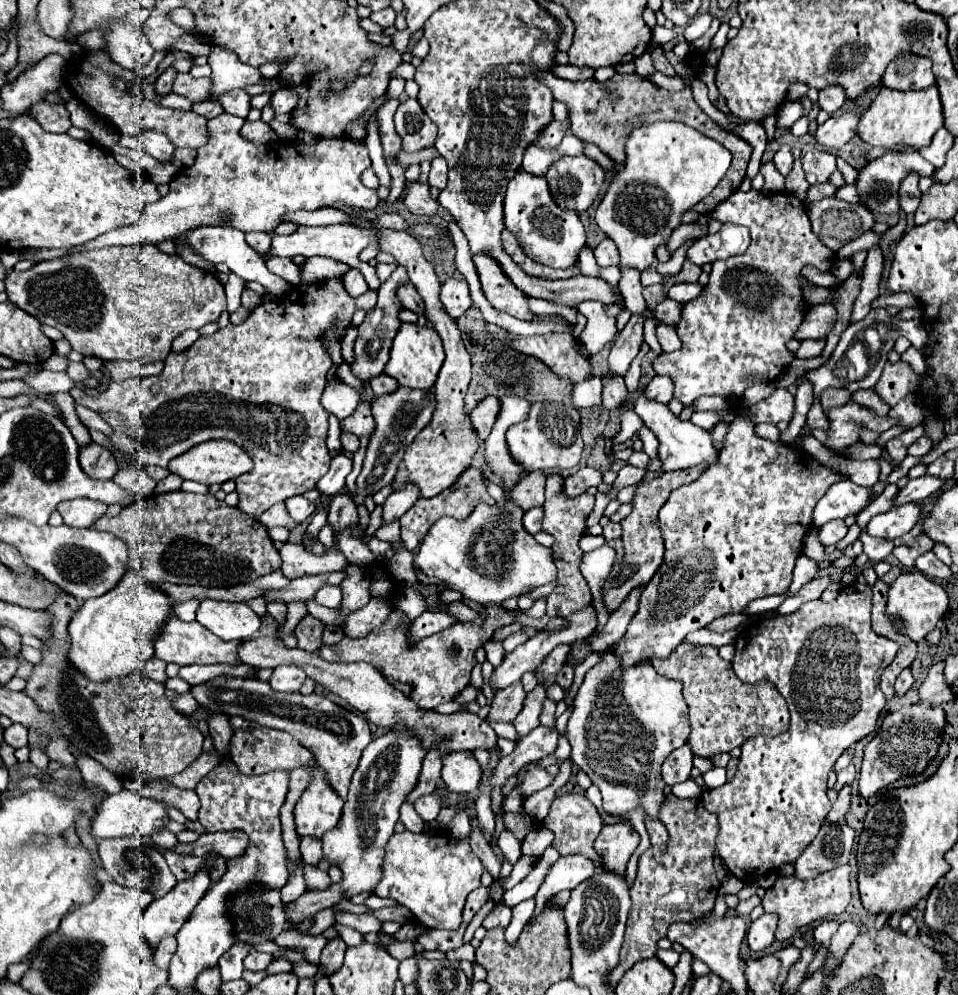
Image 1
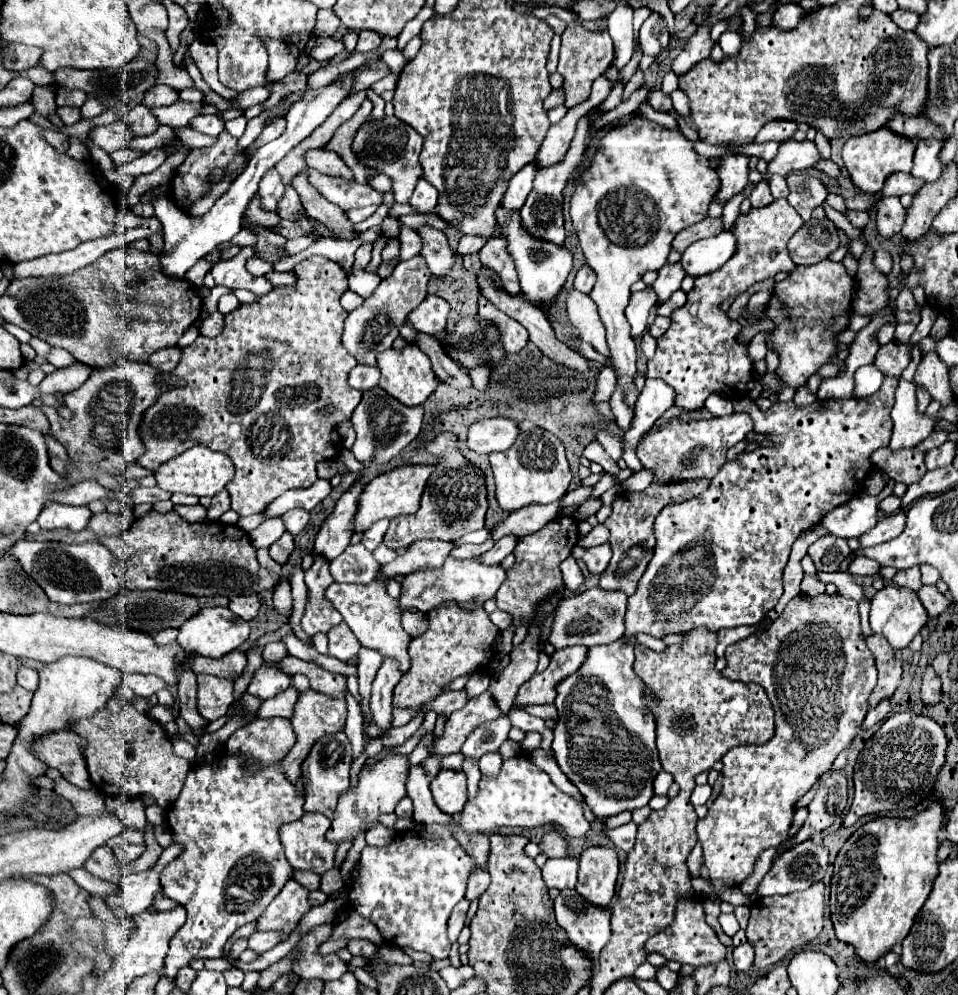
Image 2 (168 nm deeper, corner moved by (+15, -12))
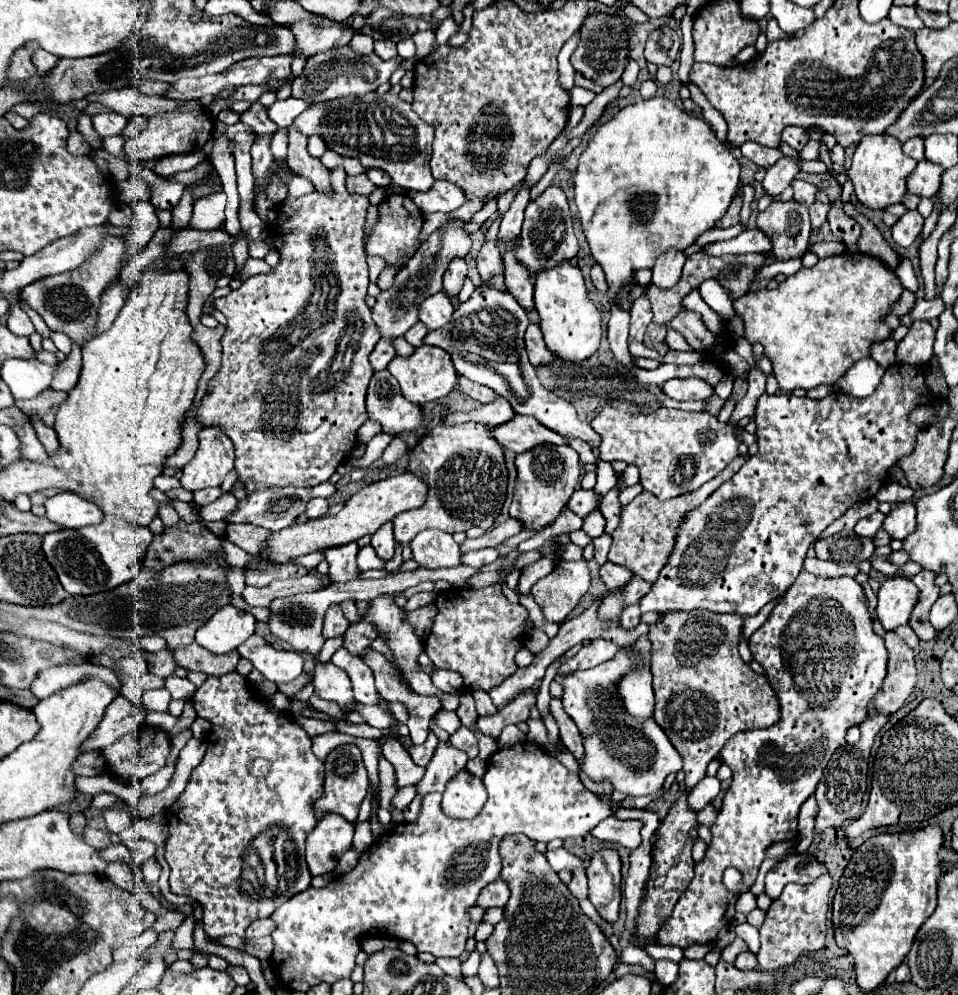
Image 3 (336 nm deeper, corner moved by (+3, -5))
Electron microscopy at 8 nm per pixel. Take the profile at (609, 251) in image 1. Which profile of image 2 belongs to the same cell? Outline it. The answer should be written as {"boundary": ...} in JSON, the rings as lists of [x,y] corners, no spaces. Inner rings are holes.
{"boundary":[[[583,266],[583,268],[577,272],[577,276],[575,276],[575,288],[577,288],[579,292],[583,292],[583,294],[589,294],[591,288],[593,288],[593,284],[595,284],[593,272],[589,272],[589,268]]]}

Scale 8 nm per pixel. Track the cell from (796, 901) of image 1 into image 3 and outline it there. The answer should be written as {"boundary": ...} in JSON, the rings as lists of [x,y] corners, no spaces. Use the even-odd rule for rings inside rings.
{"boundary":[[[825,873],[809,885],[785,885],[781,897],[777,897],[769,911],[765,913],[765,921],[759,927],[761,933],[761,949],[757,953],[757,961],[761,971],[775,971],[779,967],[795,963],[795,959],[803,953],[817,951],[825,945],[827,931],[827,911],[829,911],[829,891],[831,891],[831,875]]]}

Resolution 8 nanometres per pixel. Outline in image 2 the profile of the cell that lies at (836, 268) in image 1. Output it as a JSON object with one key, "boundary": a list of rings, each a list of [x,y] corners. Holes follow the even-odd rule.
{"boundary":[[[823,260],[813,266],[797,266],[783,282],[777,282],[775,290],[771,294],[771,300],[765,304],[765,308],[761,312],[751,312],[749,308],[745,308],[745,312],[741,314],[743,318],[753,318],[757,322],[763,318],[769,318],[773,322],[771,328],[775,328],[775,330],[767,342],[767,348],[779,354],[779,366],[777,366],[775,374],[779,376],[783,386],[791,386],[791,388],[805,386],[807,380],[813,374],[817,374],[817,370],[823,364],[831,362],[831,358],[837,354],[837,336],[849,326],[851,302],[853,302],[855,292],[857,292],[857,280],[847,274],[845,266],[841,262]]]}

